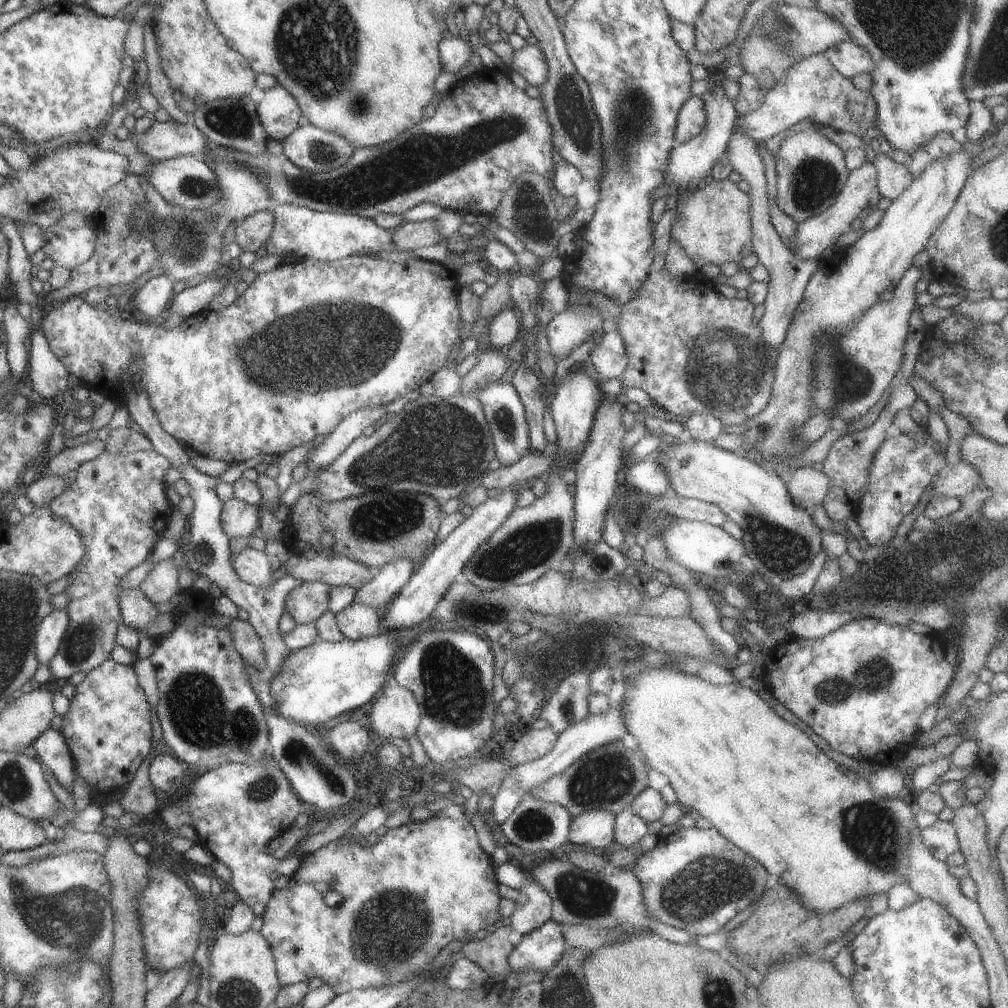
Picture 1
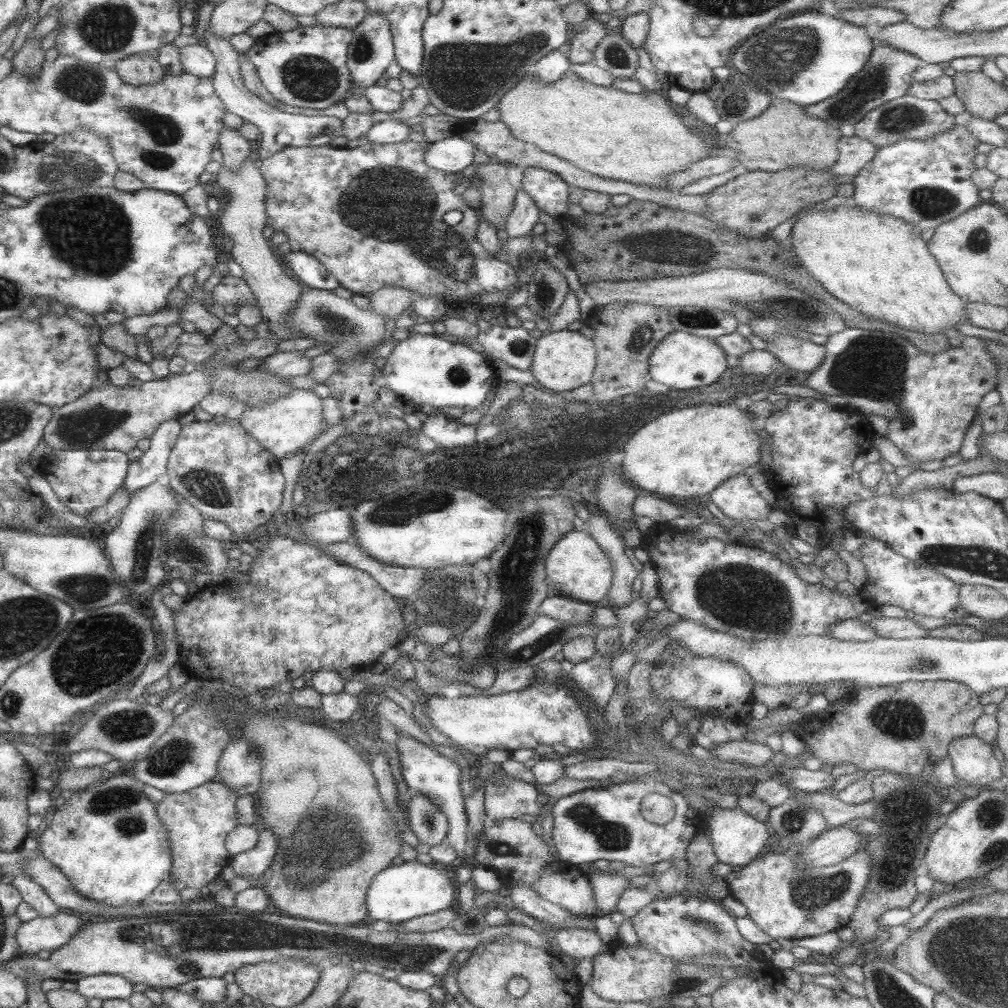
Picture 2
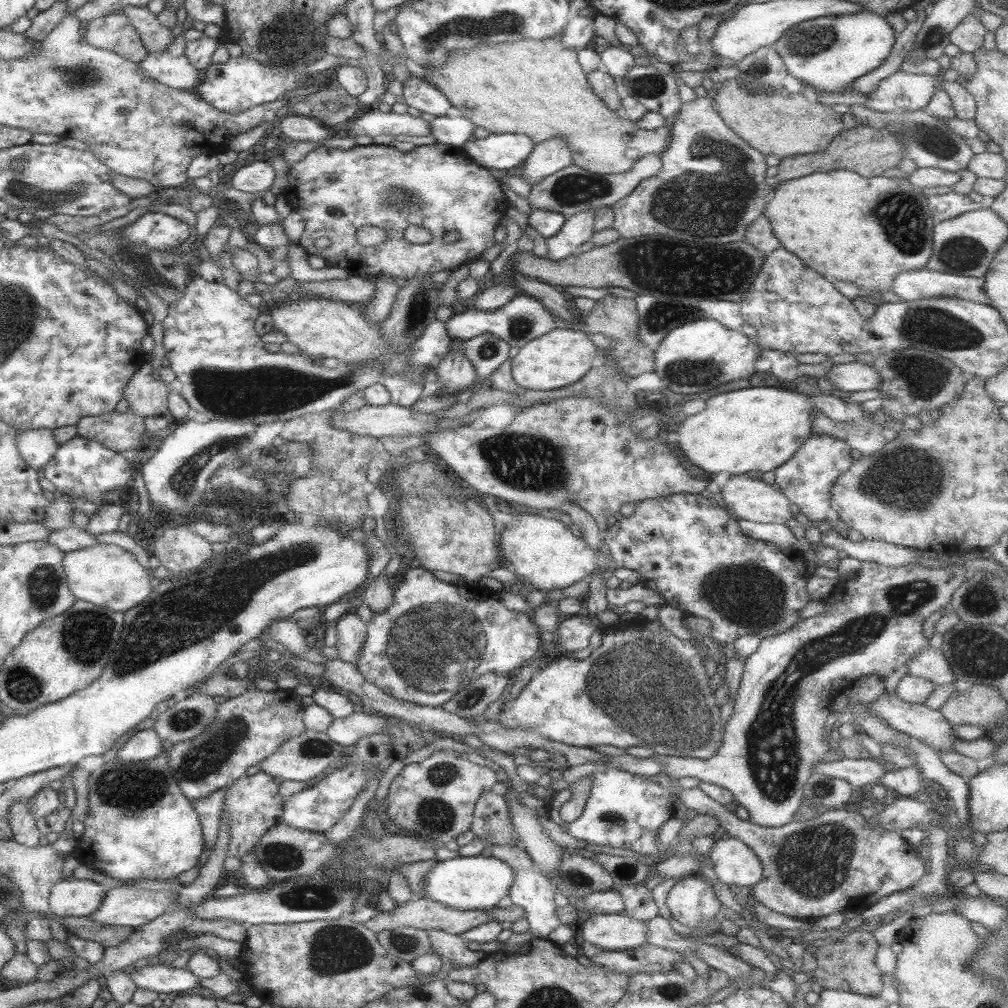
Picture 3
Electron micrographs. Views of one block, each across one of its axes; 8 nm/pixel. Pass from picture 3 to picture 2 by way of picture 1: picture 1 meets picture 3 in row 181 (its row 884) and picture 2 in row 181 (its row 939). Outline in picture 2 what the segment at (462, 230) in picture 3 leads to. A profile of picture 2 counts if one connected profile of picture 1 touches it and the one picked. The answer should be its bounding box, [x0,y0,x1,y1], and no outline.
[259,138,517,308]

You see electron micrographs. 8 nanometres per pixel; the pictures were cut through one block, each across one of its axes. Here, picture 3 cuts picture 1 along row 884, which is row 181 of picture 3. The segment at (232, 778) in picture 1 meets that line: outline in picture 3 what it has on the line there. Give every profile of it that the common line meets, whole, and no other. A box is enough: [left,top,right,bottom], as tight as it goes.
[231,162,273,192]

